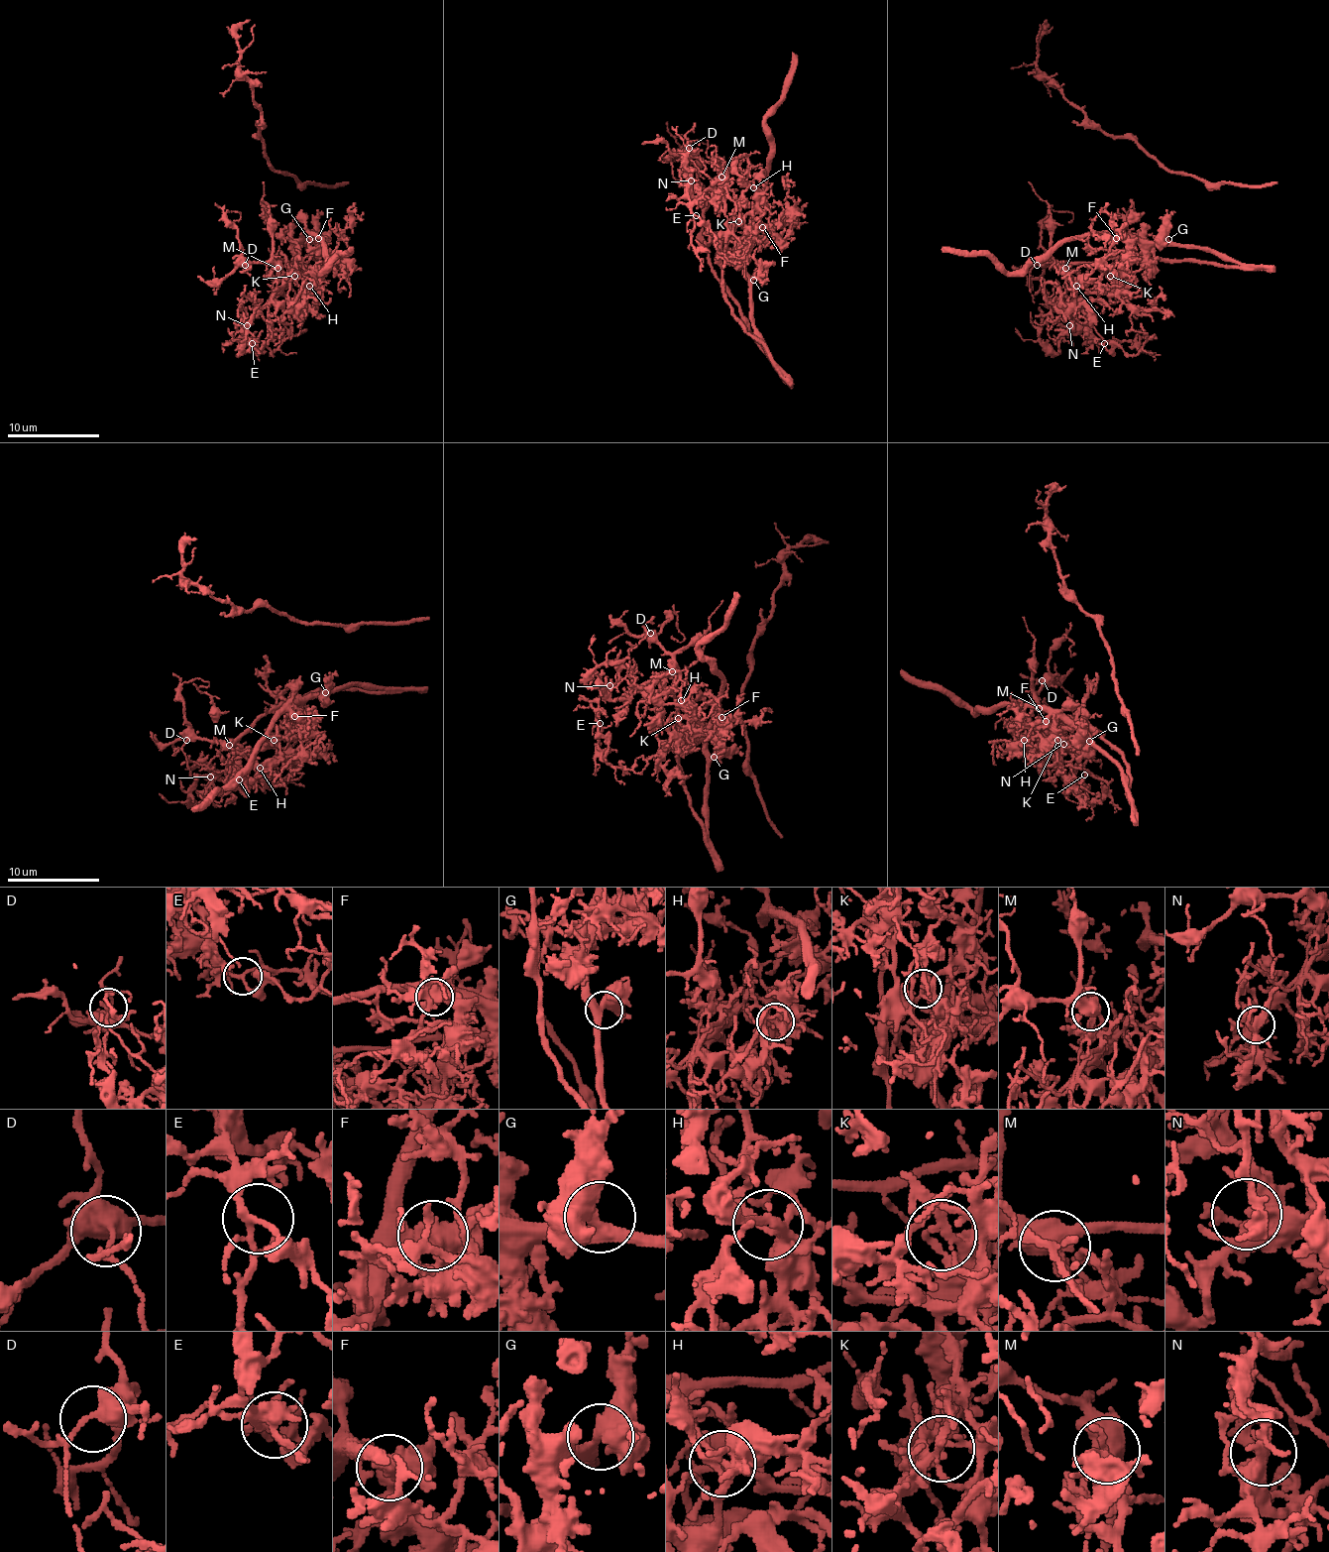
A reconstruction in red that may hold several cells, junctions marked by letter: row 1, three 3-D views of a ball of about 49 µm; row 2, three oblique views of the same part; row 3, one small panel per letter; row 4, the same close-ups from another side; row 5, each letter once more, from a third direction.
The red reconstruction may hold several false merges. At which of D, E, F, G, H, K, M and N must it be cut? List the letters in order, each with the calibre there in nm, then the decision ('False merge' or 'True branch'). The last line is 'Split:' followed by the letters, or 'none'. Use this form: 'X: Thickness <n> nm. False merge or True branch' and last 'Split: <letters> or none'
D: Thickness 420 nm. True branch
E: Thickness 160 nm. True branch
F: Thickness 460 nm. False merge
G: Thickness 440 nm. True branch
H: Thickness 280 nm. True branch
K: Thickness 170 nm. False merge
M: Thickness 480 nm. False merge
N: Thickness 400 nm. True branch
Split: F, K, M

